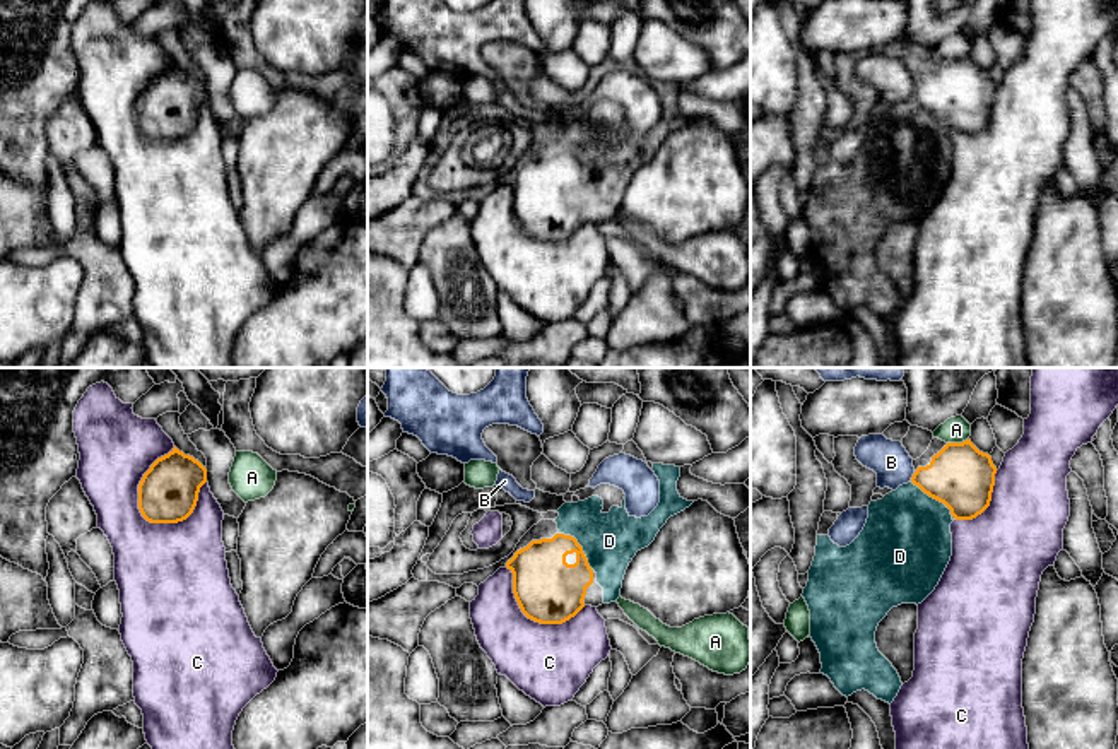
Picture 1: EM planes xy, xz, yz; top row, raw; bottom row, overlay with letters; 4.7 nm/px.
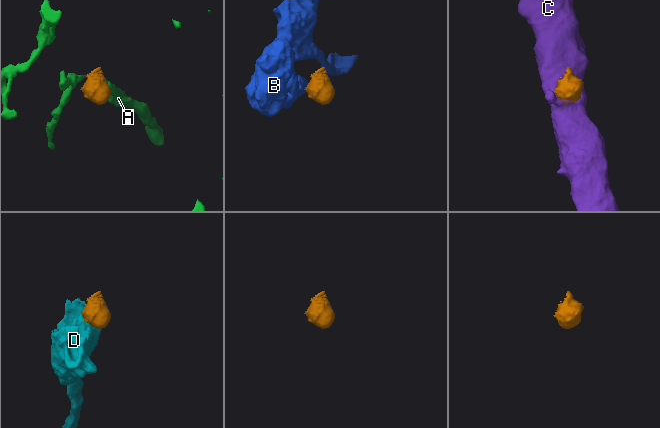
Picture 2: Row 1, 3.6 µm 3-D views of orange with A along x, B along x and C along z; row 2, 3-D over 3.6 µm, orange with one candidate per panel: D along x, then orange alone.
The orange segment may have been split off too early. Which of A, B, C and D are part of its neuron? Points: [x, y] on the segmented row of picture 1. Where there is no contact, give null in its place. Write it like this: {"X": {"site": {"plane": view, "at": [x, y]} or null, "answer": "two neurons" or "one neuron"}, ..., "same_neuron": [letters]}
{"A": {"site": {"plane": "yz", "at": [958, 443]}, "answer": "two neurons"}, "B": {"site": {"plane": "yz", "at": [913, 476]}, "answer": "two neurons"}, "C": {"site": {"plane": "xy", "at": [141, 483]}, "answer": "two neurons"}, "D": {"site": {"plane": "xz", "at": [582, 548]}, "answer": "one neuron"}, "same_neuron": ["D"]}

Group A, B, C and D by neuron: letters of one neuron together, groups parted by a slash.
A / B / C / D

